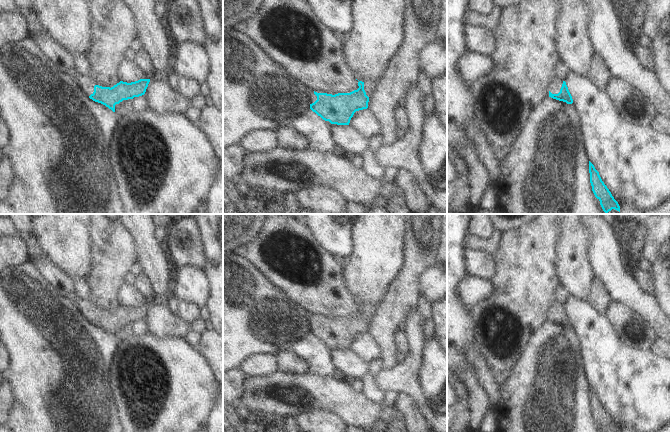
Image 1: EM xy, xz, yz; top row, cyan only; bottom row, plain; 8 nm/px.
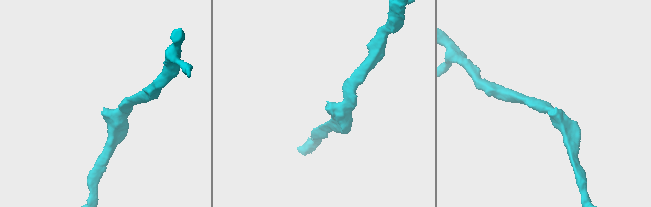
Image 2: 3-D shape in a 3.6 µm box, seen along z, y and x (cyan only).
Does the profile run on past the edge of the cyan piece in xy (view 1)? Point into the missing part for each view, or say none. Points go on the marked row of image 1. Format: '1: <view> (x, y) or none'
1: xy (85, 83)

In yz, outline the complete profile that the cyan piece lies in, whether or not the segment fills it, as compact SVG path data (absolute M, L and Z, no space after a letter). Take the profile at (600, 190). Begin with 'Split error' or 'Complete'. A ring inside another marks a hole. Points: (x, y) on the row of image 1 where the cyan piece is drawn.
Complete. M589 161L590 183L595 197L600 201L600 205L605 213L612 209L620 212L620 206L614 199L607 186L602 181L599 172L594 165Z

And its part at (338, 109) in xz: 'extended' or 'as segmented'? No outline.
extended

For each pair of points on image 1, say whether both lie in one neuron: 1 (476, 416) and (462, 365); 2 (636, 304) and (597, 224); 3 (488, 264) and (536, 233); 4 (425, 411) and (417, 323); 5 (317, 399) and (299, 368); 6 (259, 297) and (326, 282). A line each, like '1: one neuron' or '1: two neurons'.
1: one neuron
2: one neuron
3: two neurons
4: one neuron
5: two neurons
6: two neurons

